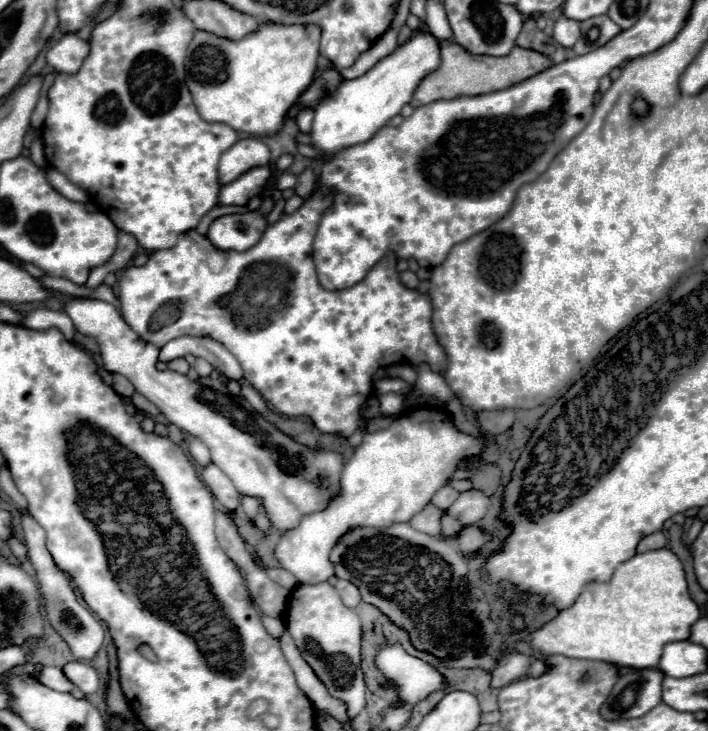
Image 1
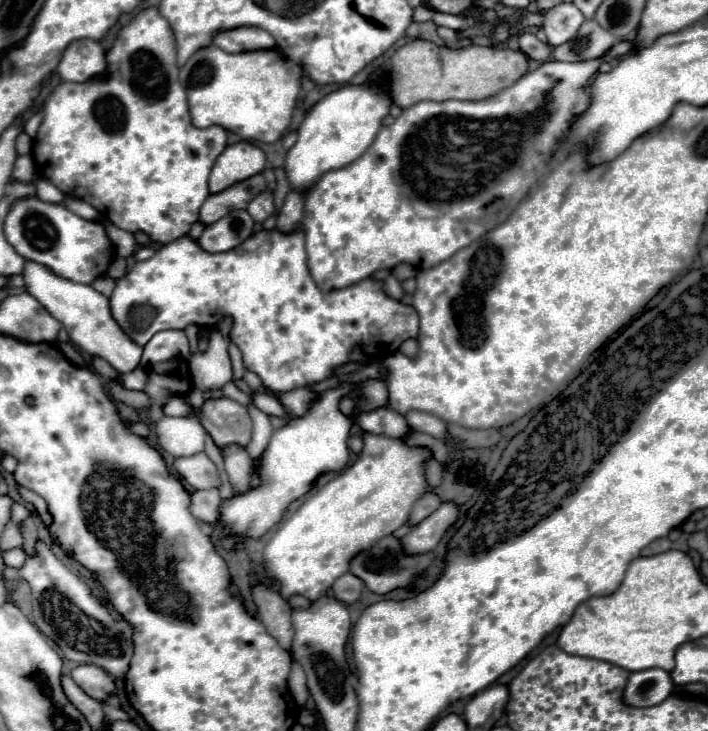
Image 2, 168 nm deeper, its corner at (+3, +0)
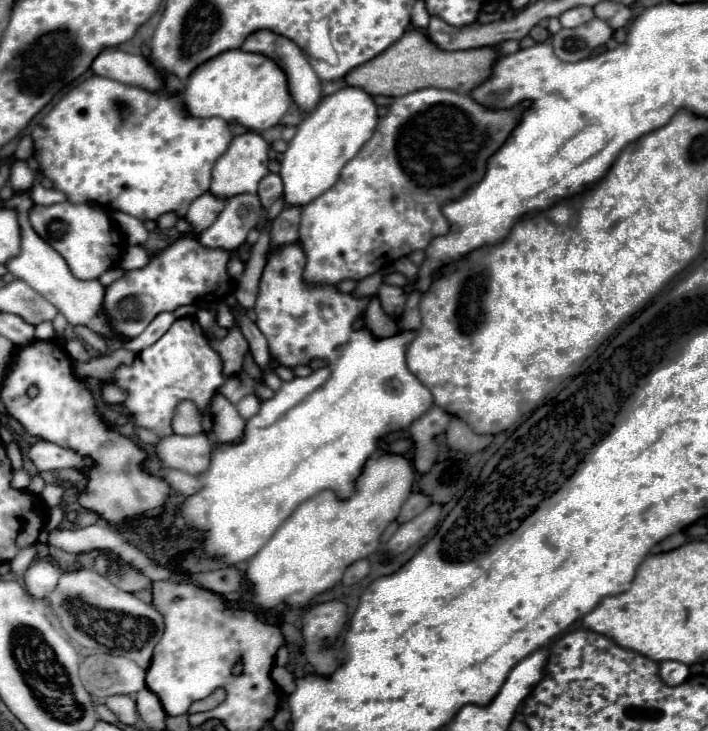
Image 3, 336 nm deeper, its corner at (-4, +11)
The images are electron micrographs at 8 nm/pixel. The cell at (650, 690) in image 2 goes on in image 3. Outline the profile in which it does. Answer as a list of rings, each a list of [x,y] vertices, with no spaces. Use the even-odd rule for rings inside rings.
[[[662,661],[660,663],[660,677],[666,685],[680,685],[688,679],[690,667],[680,661]]]

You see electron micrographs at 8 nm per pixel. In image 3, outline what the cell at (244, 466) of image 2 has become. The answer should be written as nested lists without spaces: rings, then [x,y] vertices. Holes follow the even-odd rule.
[[[216,395],[212,401],[212,419],[214,419],[214,435],[218,441],[236,441],[240,433],[244,433],[244,419],[240,417],[236,405],[232,405],[224,395]]]

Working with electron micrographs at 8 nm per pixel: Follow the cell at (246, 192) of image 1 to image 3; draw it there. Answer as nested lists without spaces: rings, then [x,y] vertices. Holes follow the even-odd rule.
[[[210,193],[200,195],[188,209],[188,213],[184,215],[184,219],[190,223],[192,233],[198,235],[204,229],[208,229],[208,225],[212,225],[212,221],[218,217],[220,209],[224,209],[224,199],[216,199]]]

